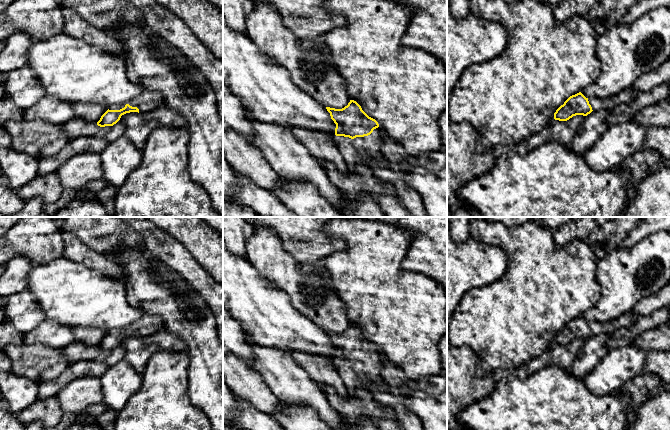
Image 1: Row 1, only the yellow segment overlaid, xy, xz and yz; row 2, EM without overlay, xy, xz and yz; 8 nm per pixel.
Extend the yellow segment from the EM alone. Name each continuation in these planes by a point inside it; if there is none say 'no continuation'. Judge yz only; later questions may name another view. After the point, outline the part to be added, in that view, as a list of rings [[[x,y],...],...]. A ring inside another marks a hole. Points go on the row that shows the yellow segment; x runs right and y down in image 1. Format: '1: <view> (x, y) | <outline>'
1: yz (627, 96) | [[[631,87],[623,90],[619,94],[613,97],[600,99],[597,97],[588,98],[589,104],[592,107],[593,111],[599,110],[611,110],[615,106],[619,106],[621,104],[631,104],[633,100],[637,97],[637,91]]]

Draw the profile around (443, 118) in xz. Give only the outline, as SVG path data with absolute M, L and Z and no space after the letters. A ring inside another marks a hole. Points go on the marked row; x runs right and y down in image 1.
M447 109L439 117L442 147L447 151Z

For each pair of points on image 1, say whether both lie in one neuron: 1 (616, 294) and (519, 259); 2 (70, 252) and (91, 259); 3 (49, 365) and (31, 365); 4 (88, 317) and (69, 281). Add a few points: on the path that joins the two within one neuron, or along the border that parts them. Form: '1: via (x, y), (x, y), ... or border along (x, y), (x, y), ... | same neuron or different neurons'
1: border along (597, 265), (599, 298), (589, 309) | different neurons
2: via (75, 252), (86, 256) | same neuron
3: via (45, 365), (35, 365) | same neuron
4: via (88, 308), (72, 290) | same neuron

